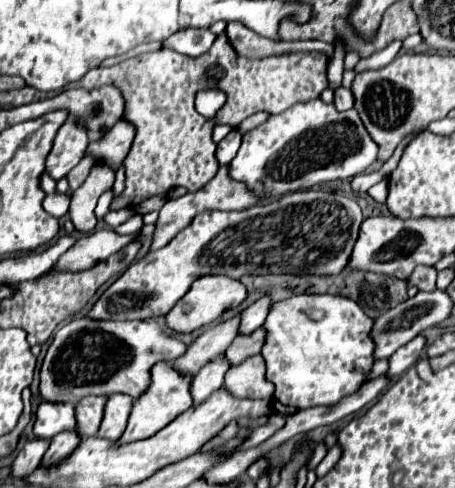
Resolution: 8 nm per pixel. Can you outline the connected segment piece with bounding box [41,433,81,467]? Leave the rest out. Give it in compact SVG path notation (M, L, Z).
M59 433L57 437L53 437L53 441L51 441L51 445L49 445L49 449L45 451L45 455L43 455L43 465L47 467L53 467L53 465L59 465L61 461L65 461L65 457L69 457L75 449L77 449L77 445L79 445L79 437L77 437L77 433Z

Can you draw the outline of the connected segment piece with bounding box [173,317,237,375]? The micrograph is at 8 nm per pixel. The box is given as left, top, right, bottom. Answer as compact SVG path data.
M233 317L231 321L225 321L217 327L207 329L205 333L201 333L187 349L185 355L181 355L179 359L175 359L173 367L181 373L189 373L189 375L197 375L199 369L203 365L207 365L209 361L213 361L213 357L221 355L231 341L237 337L237 317Z

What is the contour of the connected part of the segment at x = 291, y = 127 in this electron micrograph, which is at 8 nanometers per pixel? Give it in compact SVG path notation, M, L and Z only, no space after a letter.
M321 99L297 103L263 125L243 135L237 157L231 161L231 177L245 181L255 193L271 199L317 183L351 179L377 161L379 147L367 133L357 109L337 111Z

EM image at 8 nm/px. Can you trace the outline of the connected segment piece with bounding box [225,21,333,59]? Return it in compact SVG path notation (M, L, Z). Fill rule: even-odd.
M231 21L227 25L227 37L231 45L235 47L237 55L247 59L265 59L271 55L283 55L283 53L323 53L329 59L333 57L333 47L321 41L275 41L257 35L249 27L245 27L241 21Z

